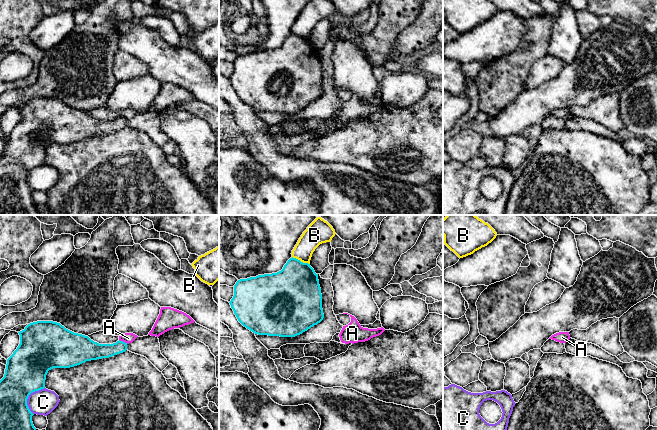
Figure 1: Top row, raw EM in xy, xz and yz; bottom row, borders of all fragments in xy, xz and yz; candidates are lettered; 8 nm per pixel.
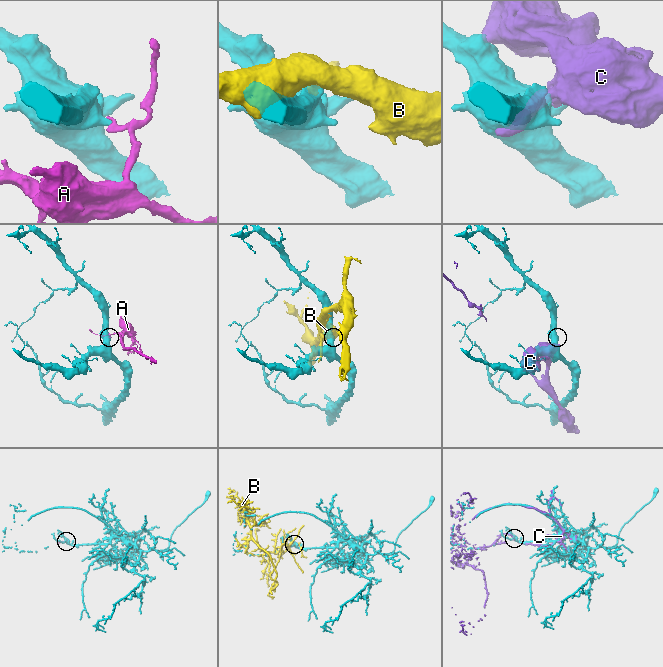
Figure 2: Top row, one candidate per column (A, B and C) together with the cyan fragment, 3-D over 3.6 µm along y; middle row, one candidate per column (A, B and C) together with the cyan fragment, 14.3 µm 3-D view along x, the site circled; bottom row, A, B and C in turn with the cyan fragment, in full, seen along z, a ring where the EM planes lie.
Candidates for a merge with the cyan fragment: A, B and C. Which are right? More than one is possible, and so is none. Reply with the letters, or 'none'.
none

